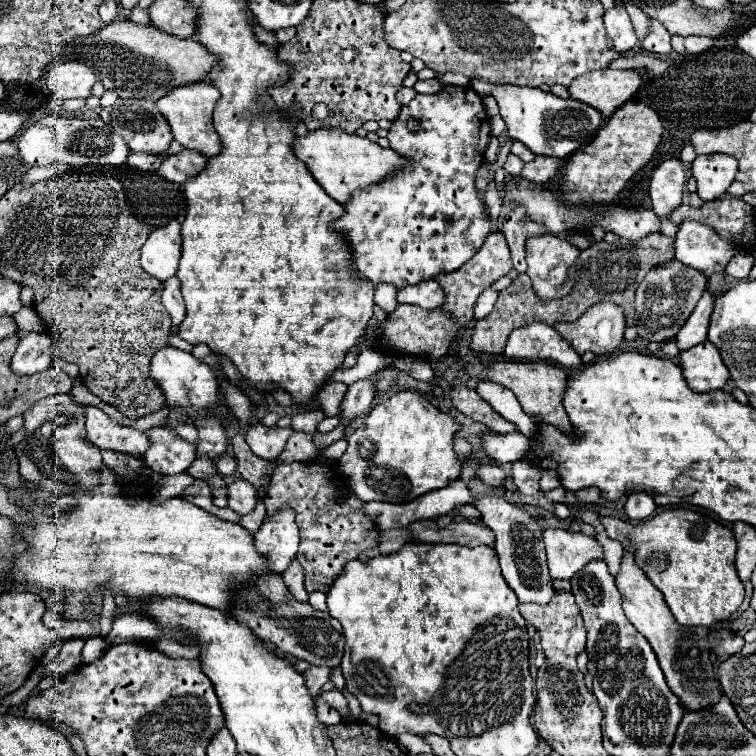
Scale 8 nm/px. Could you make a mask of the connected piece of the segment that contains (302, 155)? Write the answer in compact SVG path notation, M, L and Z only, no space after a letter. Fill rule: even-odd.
M322 128L310 132L308 136L300 136L294 144L294 152L302 162L306 162L308 170L312 172L316 182L326 190L326 194L330 194L340 204L344 204L344 200L348 200L352 192L370 188L372 184L380 184L380 180L386 180L390 172L412 164L412 160L400 156L392 148L382 148L380 144L370 142L368 138L344 134L336 128Z

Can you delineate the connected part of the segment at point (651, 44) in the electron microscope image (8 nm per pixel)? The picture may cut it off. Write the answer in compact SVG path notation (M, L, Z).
M652 20L650 26L650 34L646 36L646 40L642 42L642 48L646 48L648 52L656 52L656 54L670 54L672 52L672 36L666 32L664 26L660 26L656 20Z

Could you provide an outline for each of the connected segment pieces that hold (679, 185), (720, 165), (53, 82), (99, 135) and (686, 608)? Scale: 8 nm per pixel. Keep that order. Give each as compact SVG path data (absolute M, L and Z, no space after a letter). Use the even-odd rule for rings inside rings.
M678 158L664 160L650 178L650 198L652 208L660 218L668 218L668 214L682 202L686 184L684 166Z
M728 154L698 156L692 162L692 174L698 182L698 196L704 202L722 198L730 188L736 172L738 172L738 162Z
M64 62L50 70L48 88L54 96L66 98L88 98L96 82L96 74L82 62Z
M46 116L22 130L14 140L20 162L28 168L32 166L50 166L50 164L68 164L68 166L120 166L126 162L130 148L126 142L112 132L100 118L68 118L68 116Z
M670 508L638 526L608 516L600 518L600 522L610 538L634 544L638 566L664 594L668 608L680 624L712 626L718 620L728 620L742 606L744 586L734 566L736 538L730 528L710 516L688 508Z

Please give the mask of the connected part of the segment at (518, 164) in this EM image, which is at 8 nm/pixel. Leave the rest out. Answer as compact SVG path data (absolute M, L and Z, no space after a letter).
M508 154L506 162L504 162L504 170L506 170L510 176L518 176L518 174L522 172L522 166L524 166L524 162L522 162L518 156Z

